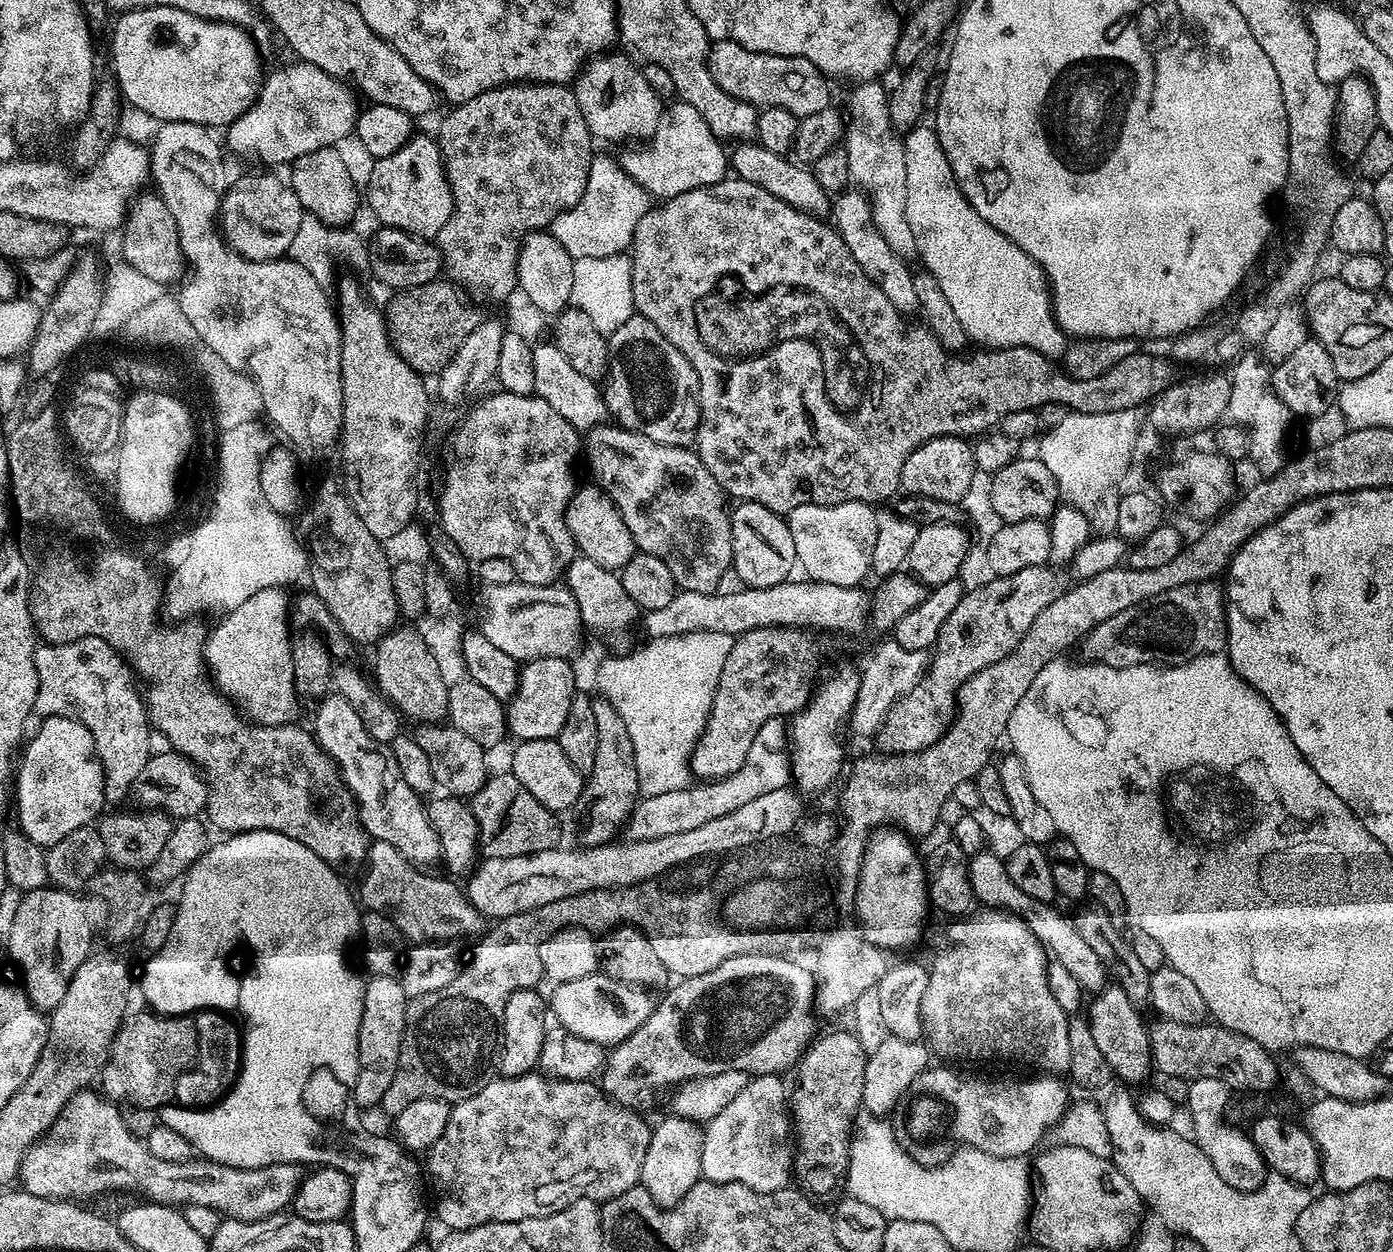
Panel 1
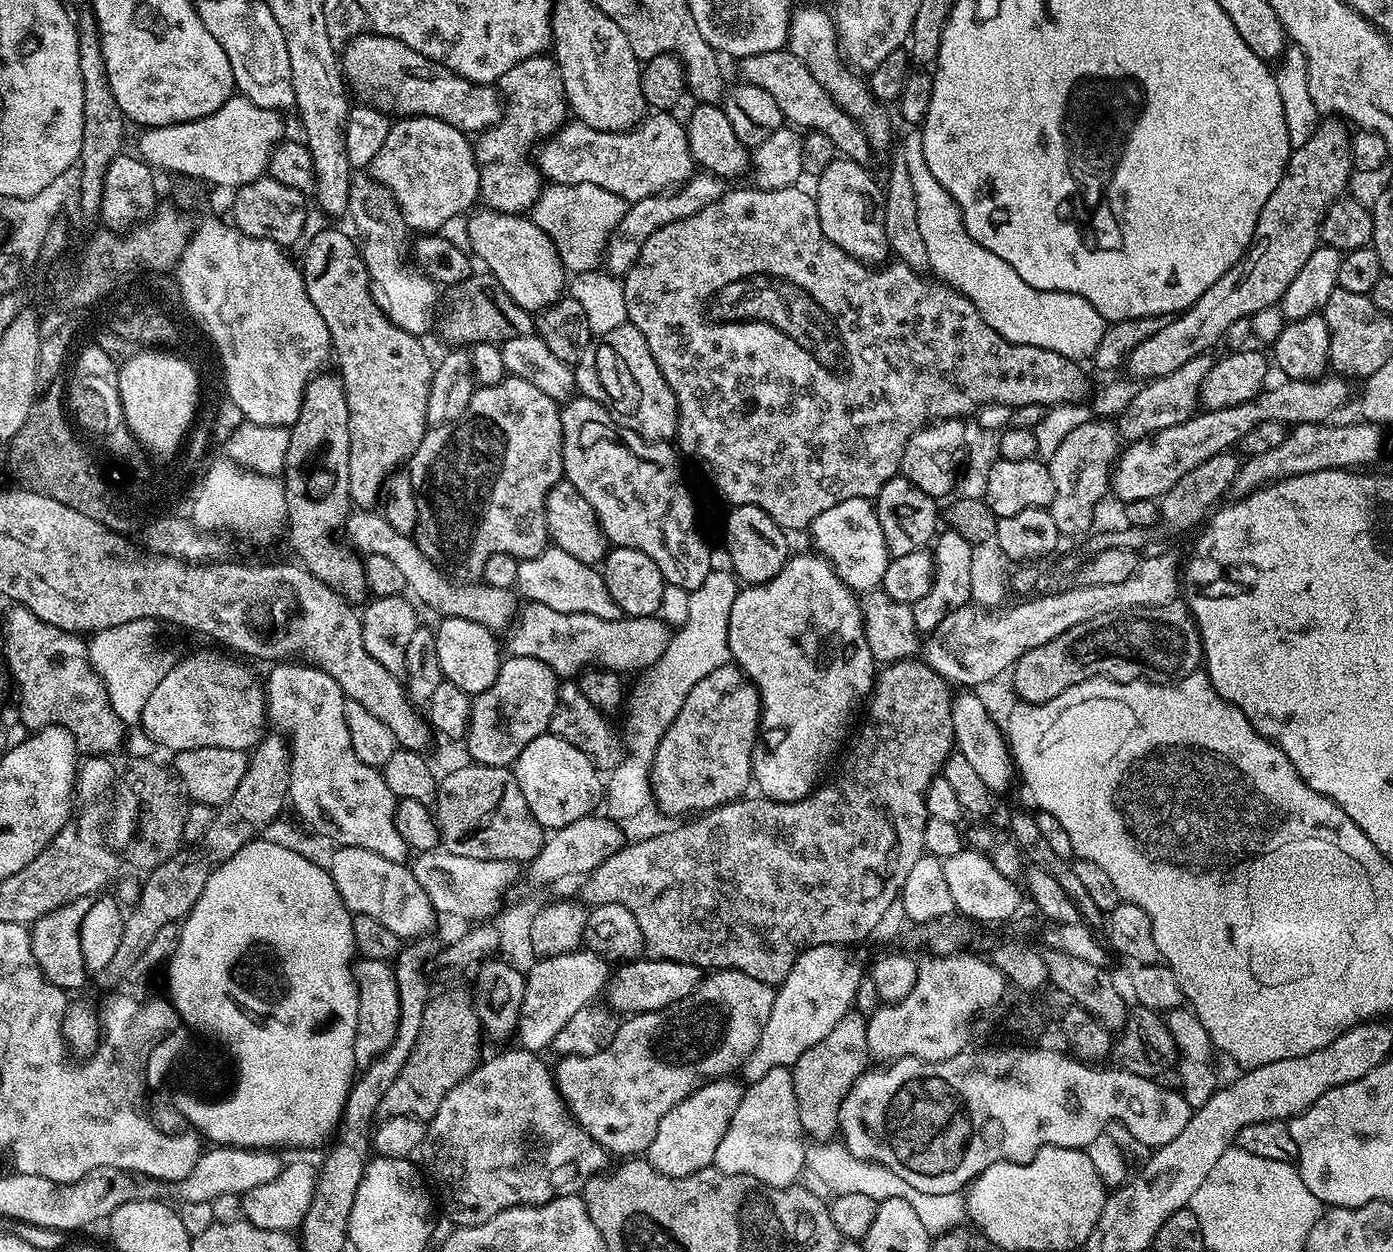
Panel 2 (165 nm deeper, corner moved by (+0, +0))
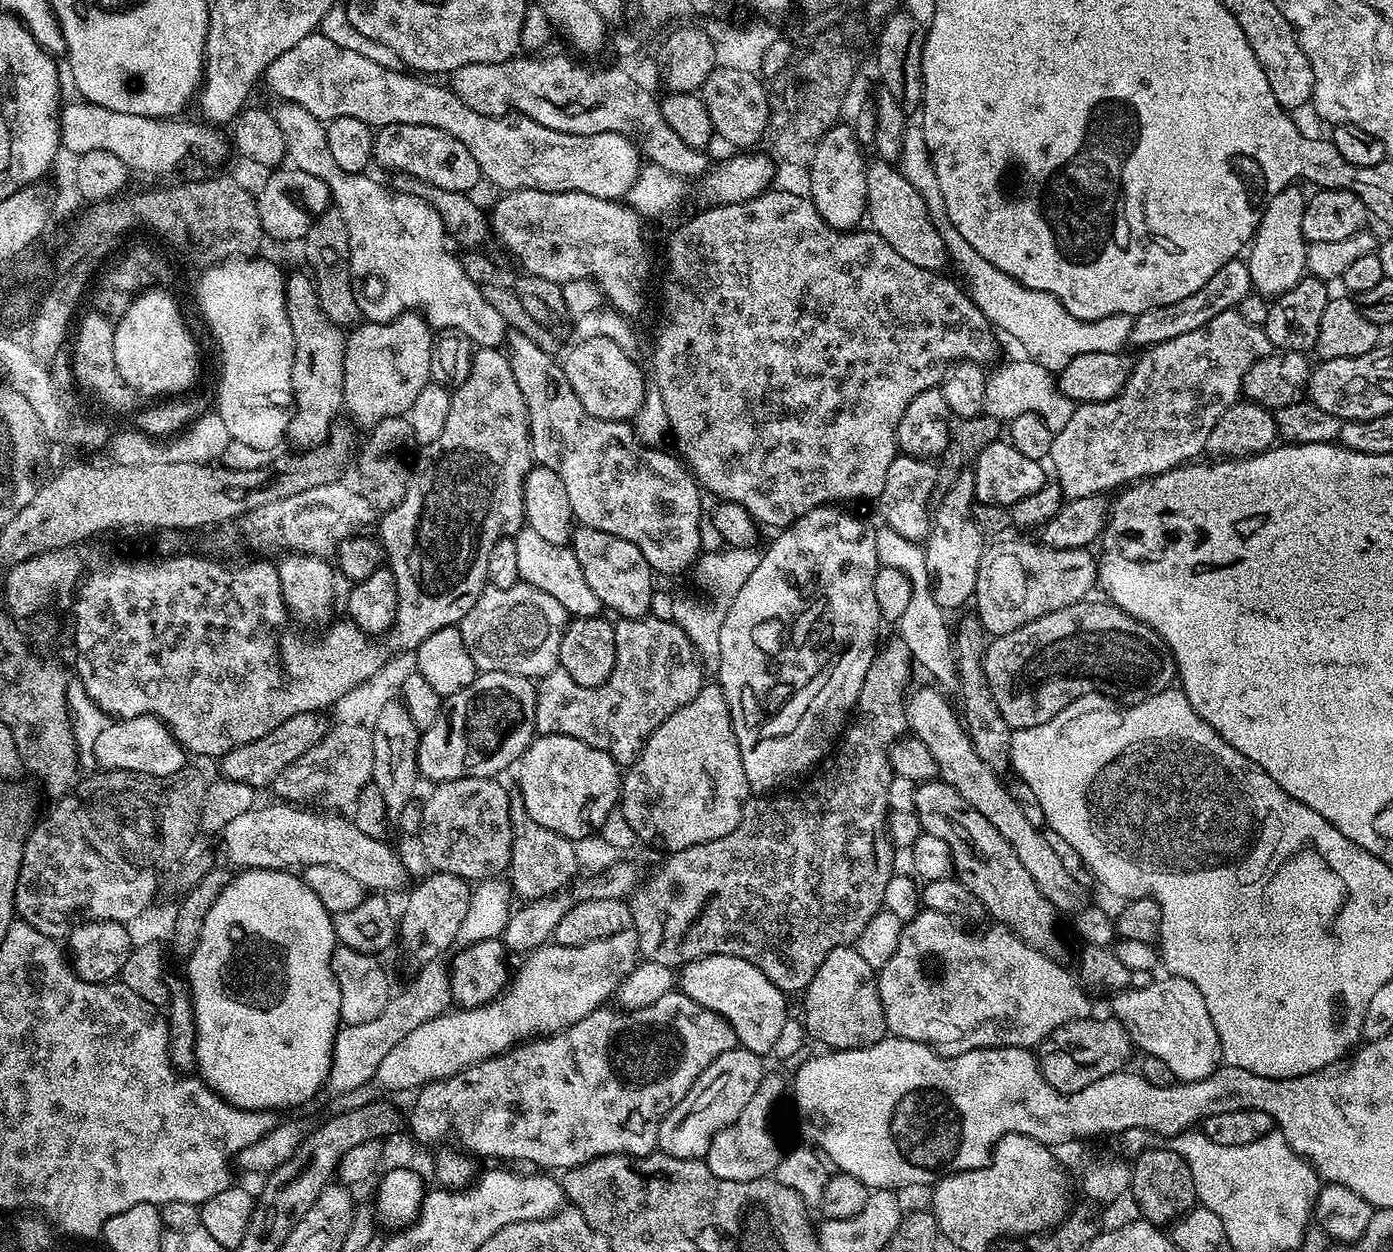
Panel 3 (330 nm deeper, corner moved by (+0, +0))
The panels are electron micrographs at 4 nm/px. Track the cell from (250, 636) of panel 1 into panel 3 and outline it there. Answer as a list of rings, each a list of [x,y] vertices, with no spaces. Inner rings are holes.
[[[156,716],[113,719],[99,735],[93,748],[93,756],[101,769],[110,772],[140,772],[143,776],[165,776],[186,767],[184,747]]]

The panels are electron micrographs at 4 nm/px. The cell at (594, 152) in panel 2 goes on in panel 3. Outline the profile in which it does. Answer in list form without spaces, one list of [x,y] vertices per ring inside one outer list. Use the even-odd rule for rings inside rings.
[[[319,30],[310,33],[306,38],[302,38],[302,42],[298,42],[298,46],[293,46],[290,50],[286,50],[286,54],[274,58],[272,65],[264,72],[262,80],[265,85],[268,83],[268,88],[277,96],[275,98],[277,101],[302,106],[302,110],[310,110],[310,114],[314,114],[314,118],[318,118],[322,122],[327,122],[334,118],[358,118],[358,122],[366,122],[369,128],[373,130],[379,130],[391,124],[434,126],[438,130],[446,130],[446,134],[454,134],[454,138],[458,138],[458,142],[462,142],[462,146],[466,146],[466,150],[470,150],[470,155],[474,158],[474,162],[478,162],[481,177],[485,181],[489,180],[490,183],[497,184],[500,190],[504,192],[517,192],[523,188],[529,188],[530,190],[542,190],[543,192],[581,192],[582,194],[594,194],[594,198],[620,200],[627,197],[628,193],[635,189],[636,180],[640,176],[642,167],[640,150],[627,136],[610,134],[609,132],[606,134],[590,134],[589,136],[562,134],[558,130],[550,130],[546,126],[538,126],[538,122],[533,120],[505,118],[503,116],[483,116],[478,114],[478,110],[470,110],[470,106],[466,106],[466,102],[462,102],[462,98],[458,98],[452,93],[451,87],[444,85],[443,88],[440,84],[431,84],[428,81],[431,79],[421,78],[419,75],[409,74],[404,70],[386,70],[382,66],[378,66],[378,62],[374,62],[362,54],[354,54],[354,50],[345,50],[342,46],[336,45],[335,42],[330,42],[330,38],[326,38]]]

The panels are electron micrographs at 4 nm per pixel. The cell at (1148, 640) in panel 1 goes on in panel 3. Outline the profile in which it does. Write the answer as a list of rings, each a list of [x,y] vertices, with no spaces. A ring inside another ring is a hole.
[[[1085,598],[1076,604],[1062,606],[1062,610],[1054,610],[1024,628],[995,637],[985,647],[984,680],[1009,728],[1015,730],[1042,726],[1042,722],[1050,722],[1050,718],[1070,706],[1070,702],[1092,692],[1099,692],[1102,696],[1115,698],[1120,702],[1137,704],[1173,687],[1177,679],[1176,663],[1170,646],[1166,646],[1162,637],[1115,604],[1099,604],[1092,599]]]

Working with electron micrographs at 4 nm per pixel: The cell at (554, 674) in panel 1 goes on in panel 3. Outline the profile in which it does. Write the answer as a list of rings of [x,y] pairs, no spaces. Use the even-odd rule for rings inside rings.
[[[480,672],[474,682],[470,682],[470,686],[466,686],[462,690],[458,690],[458,694],[450,694],[443,697],[440,705],[440,713],[438,718],[434,718],[434,722],[430,722],[428,728],[423,729],[420,733],[420,745],[418,746],[418,758],[416,765],[419,768],[419,775],[424,776],[431,782],[443,782],[446,780],[457,780],[458,778],[466,778],[467,776],[487,776],[489,778],[499,777],[499,772],[504,772],[508,767],[515,765],[520,757],[524,755],[533,739],[536,736],[536,727],[534,726],[534,706],[536,705],[536,684],[529,677],[519,676],[518,674],[506,674],[505,672]]]

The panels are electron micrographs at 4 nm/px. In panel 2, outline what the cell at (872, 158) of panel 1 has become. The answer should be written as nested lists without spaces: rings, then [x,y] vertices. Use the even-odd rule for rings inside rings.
[[[800,8],[791,13],[788,22],[787,51],[794,53],[800,61],[818,78],[818,82],[831,94],[840,109],[850,114],[862,126],[870,146],[877,153],[884,152],[892,144],[892,124],[883,112],[881,101],[872,94],[863,79],[846,63],[841,53],[839,38],[836,35],[836,22],[820,8]]]

